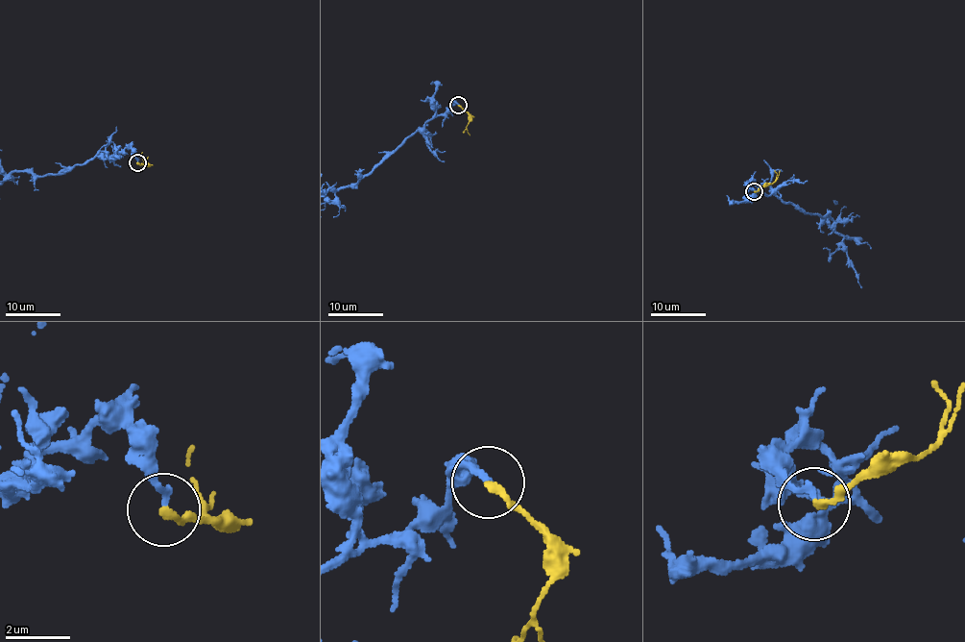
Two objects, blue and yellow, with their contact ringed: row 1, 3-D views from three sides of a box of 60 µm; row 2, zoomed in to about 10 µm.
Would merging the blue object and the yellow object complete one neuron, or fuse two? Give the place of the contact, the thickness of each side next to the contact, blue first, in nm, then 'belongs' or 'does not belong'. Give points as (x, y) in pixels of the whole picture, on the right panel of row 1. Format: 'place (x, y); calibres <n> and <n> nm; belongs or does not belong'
place (754, 191); calibres 200 and 190 nm; belongs

